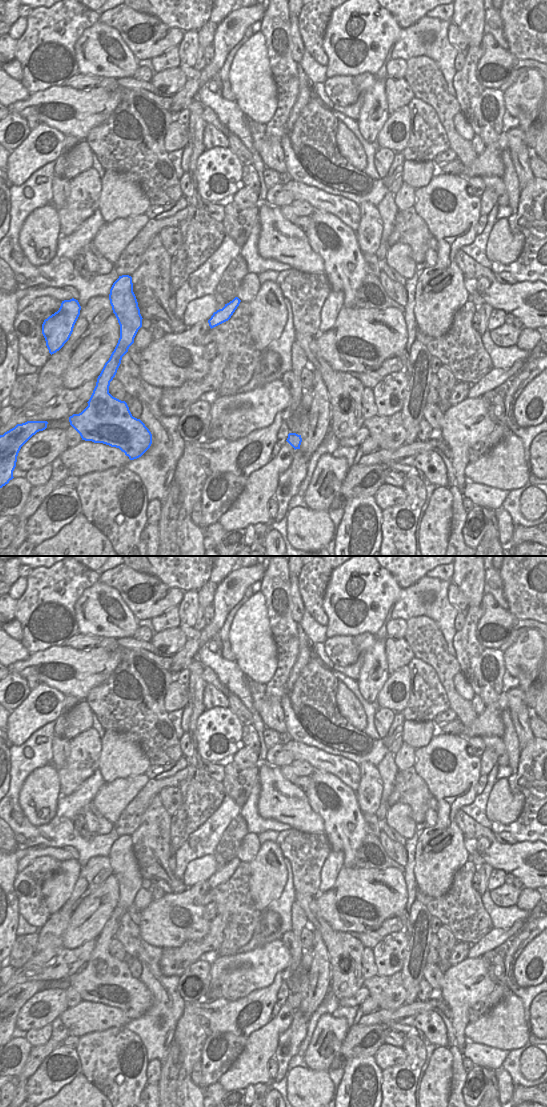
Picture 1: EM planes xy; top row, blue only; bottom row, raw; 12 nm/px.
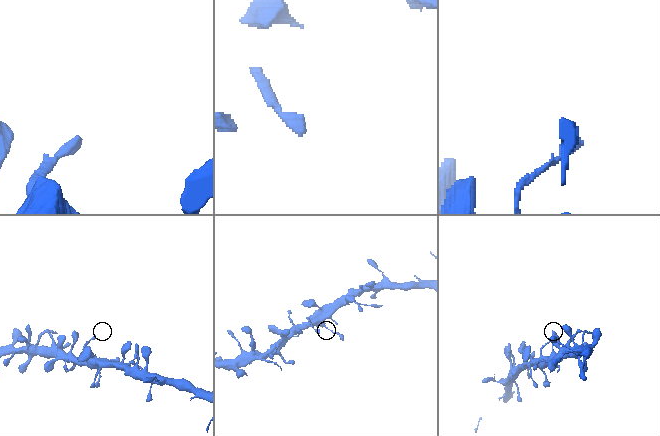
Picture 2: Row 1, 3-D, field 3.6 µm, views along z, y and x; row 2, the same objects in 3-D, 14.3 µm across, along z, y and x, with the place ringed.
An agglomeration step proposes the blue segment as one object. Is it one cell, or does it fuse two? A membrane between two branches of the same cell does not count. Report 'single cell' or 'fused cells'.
single cell

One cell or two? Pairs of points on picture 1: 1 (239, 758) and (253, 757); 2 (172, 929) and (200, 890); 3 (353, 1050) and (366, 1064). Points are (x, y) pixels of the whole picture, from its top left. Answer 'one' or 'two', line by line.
1: one
2: one
3: two

